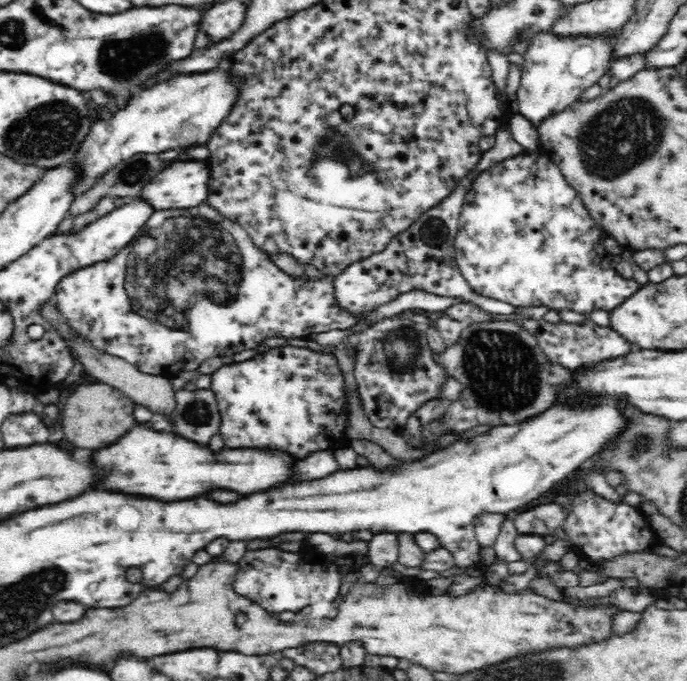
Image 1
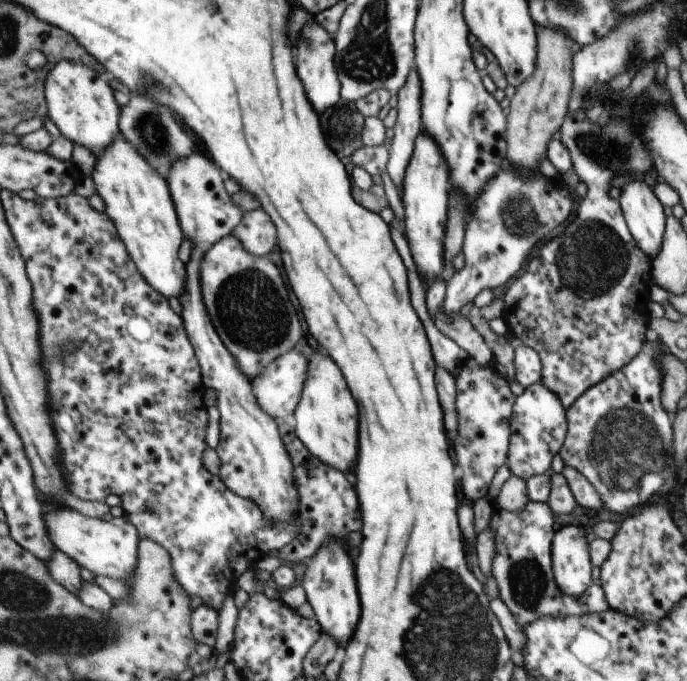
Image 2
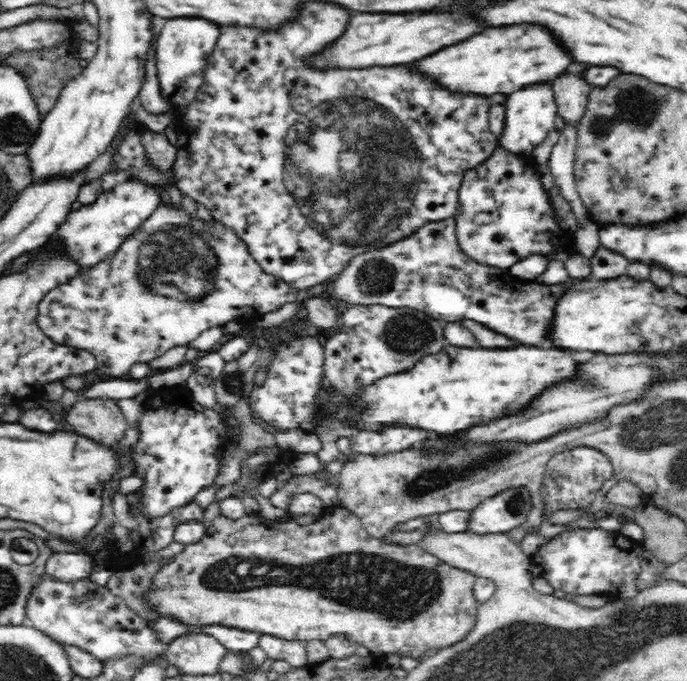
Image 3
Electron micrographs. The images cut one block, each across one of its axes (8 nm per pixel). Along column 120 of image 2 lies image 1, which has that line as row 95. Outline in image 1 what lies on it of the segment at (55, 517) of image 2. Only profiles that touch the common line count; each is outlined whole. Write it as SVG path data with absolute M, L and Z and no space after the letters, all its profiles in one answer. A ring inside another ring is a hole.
M538 34L530 46L530 52L524 56L526 62L518 88L520 114L532 124L542 124L560 112L570 110L584 90L596 86L598 80L610 72L610 50L612 40L560 40L550 34Z

